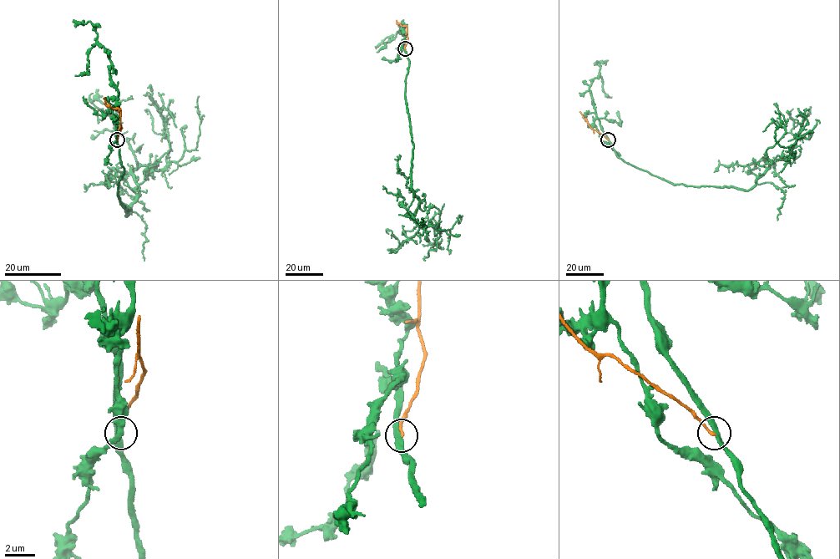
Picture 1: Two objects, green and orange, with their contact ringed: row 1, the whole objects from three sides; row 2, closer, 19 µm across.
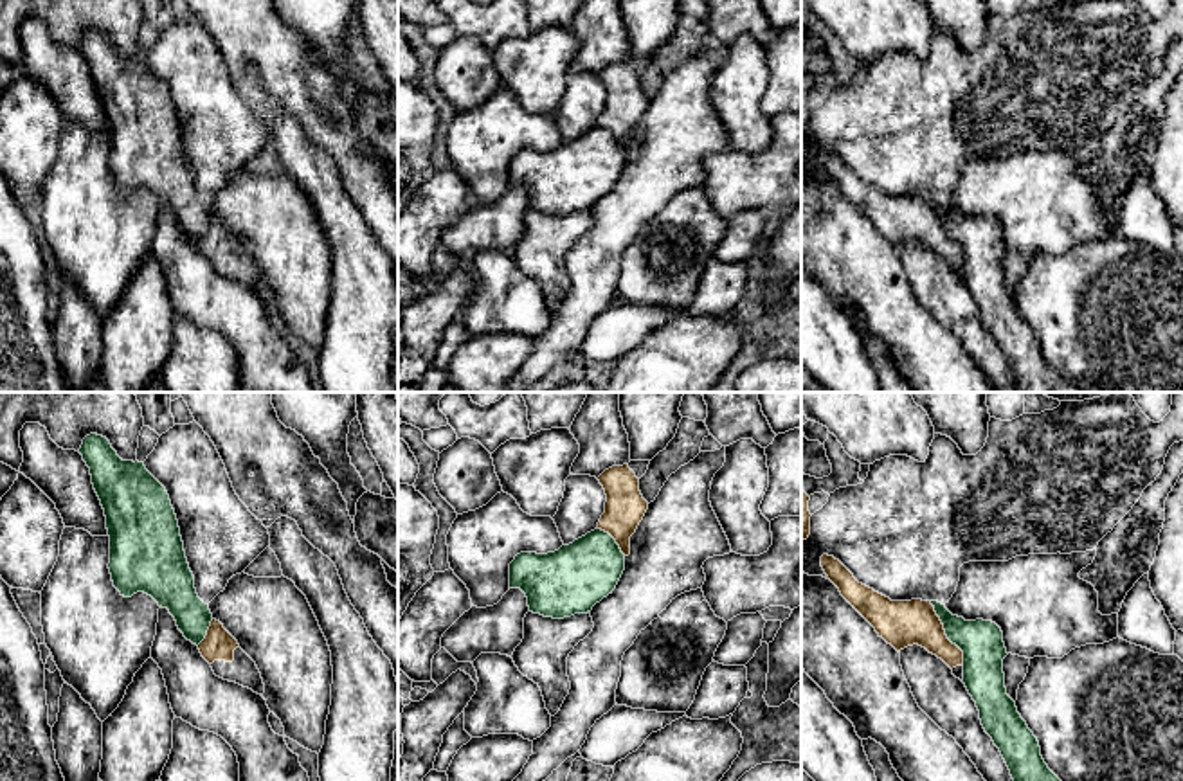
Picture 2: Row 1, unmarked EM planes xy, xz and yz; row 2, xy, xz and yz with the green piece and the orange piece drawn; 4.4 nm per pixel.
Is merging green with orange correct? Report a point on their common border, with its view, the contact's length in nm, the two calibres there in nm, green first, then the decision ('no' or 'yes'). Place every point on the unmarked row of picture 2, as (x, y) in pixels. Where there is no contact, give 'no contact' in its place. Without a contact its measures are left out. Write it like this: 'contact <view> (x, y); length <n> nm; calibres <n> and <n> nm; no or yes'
contact yz (946, 231); length 320 nm; calibres 190 and 200 nm; no

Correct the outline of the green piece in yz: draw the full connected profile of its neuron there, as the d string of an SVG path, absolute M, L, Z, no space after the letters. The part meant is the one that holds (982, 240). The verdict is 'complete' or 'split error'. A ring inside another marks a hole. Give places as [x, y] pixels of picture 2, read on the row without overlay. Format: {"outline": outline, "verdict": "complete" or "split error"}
{"outline": "M931 198L947 236L963 248L963 281L976 299L985 329L999 346L1017 392L1084 392L1066 383L1044 360L1041 344L1016 299L1007 292L1001 225L992 218L965 218Z", "verdict": "complete"}

